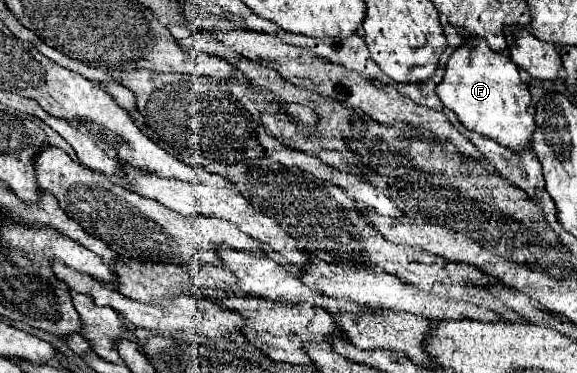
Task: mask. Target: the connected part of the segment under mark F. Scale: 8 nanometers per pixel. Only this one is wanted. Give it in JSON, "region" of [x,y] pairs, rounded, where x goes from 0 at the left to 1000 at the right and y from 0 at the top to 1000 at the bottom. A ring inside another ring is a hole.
{"region":[[[834,102],[823,129],[799,123],[785,139],[775,166],[771,204],[764,225],[757,225],[757,252],[809,349],[858,375],[889,408],[913,397],[927,359],[927,322],[917,306],[920,252],[917,231],[903,214],[899,182],[875,145],[854,139]]]}

